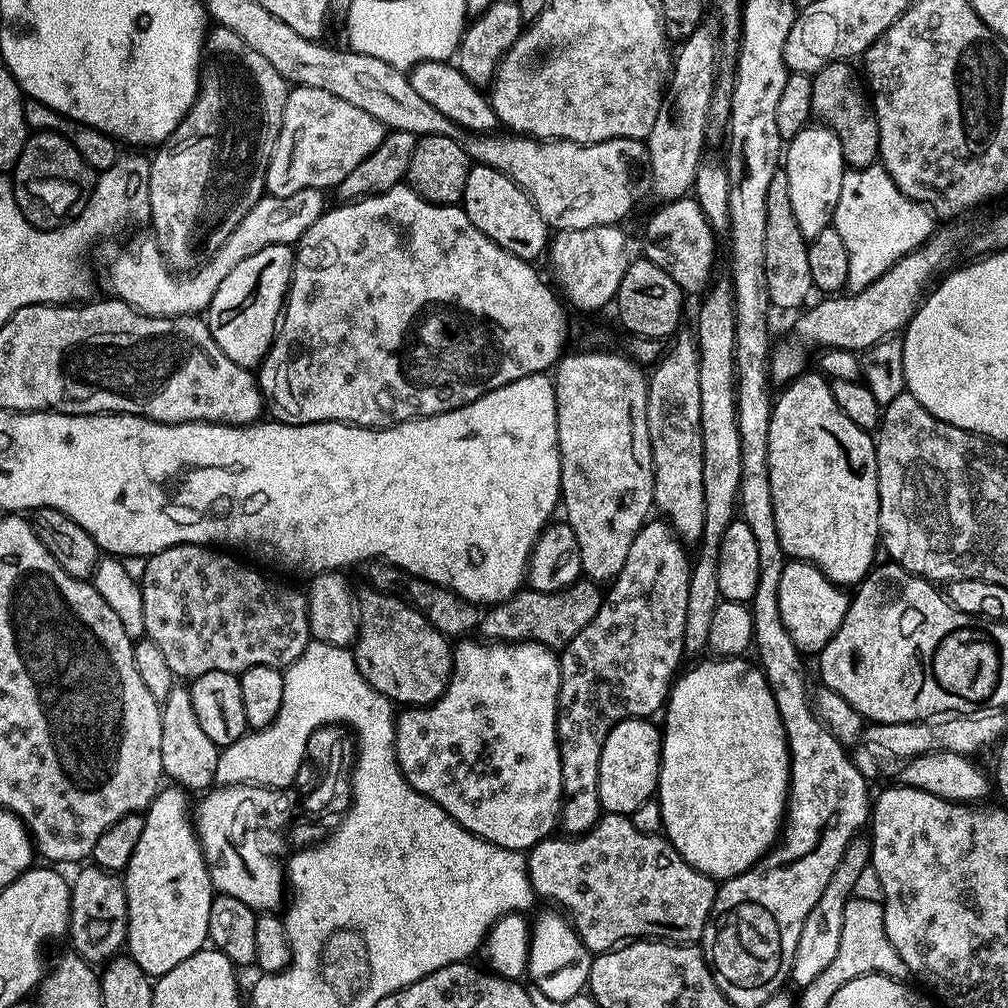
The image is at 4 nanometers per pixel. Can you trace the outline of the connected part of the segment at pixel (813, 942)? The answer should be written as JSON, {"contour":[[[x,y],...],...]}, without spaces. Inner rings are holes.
{"contour":[[[853,840],[848,844],[843,860],[835,868],[834,874],[830,876],[822,897],[818,898],[817,905],[810,910],[806,921],[802,924],[802,931],[798,936],[798,944],[795,946],[795,954],[789,972],[791,981],[795,981],[797,987],[809,985],[834,960],[842,934],[845,904],[848,899],[851,899],[855,879],[862,874],[862,870],[869,867],[870,863],[871,847],[865,841],[862,843],[859,840]]]}

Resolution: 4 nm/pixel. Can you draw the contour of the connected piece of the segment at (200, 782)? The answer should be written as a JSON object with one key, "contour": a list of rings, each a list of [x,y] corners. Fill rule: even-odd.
{"contour":[[[173,686],[170,694],[162,701],[160,709],[162,718],[162,766],[164,776],[173,785],[181,786],[186,790],[192,788],[213,787],[216,771],[218,770],[218,758],[220,748],[202,730],[202,722],[198,722],[198,714],[194,712],[192,693],[187,687]]]}

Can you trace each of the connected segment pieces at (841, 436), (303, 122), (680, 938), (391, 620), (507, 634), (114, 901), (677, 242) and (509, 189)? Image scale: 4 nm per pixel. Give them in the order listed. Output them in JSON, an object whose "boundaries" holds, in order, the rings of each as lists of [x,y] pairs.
{"boundaries":[[[[801,374],[791,381],[783,389],[784,392],[775,397],[772,405],[772,417],[770,418],[770,458],[768,459],[768,465],[770,466],[770,498],[774,498],[774,522],[778,522],[778,542],[782,546],[785,557],[794,560],[803,560],[805,562],[811,562],[820,569],[821,572],[826,574],[826,578],[830,578],[834,583],[841,586],[859,585],[860,581],[872,571],[874,565],[877,563],[878,557],[876,557],[876,548],[878,552],[878,545],[880,544],[880,495],[878,494],[878,462],[876,461],[876,441],[865,429],[854,426],[854,422],[850,422],[850,418],[846,418],[846,414],[842,414],[842,406],[838,406],[838,402],[834,402],[834,394],[832,393],[832,385],[823,375],[815,374],[816,376],[808,376],[809,374]]],[[[293,87],[286,98],[278,142],[274,142],[274,154],[270,154],[270,162],[266,170],[264,186],[267,195],[289,196],[306,188],[335,189],[342,182],[342,178],[346,178],[346,174],[350,174],[350,170],[358,166],[358,162],[362,162],[367,156],[374,154],[374,150],[378,150],[385,135],[384,125],[378,122],[378,118],[366,114],[366,110],[358,110],[358,106],[350,106],[350,102],[342,102],[342,98],[326,90]]],[[[604,814],[601,815],[600,821],[588,832],[573,835],[571,838],[564,838],[568,840],[556,839],[539,840],[535,846],[527,849],[528,877],[532,883],[532,891],[539,899],[541,896],[542,899],[549,900],[552,903],[549,905],[555,906],[561,913],[570,917],[573,928],[580,935],[580,941],[587,946],[589,952],[593,954],[610,952],[613,948],[637,938],[663,938],[668,942],[696,942],[703,937],[704,928],[708,924],[708,917],[712,915],[712,907],[716,901],[717,885],[712,877],[687,864],[678,854],[678,850],[672,844],[669,844],[663,835],[651,836],[642,830],[638,830],[627,816]]],[[[368,590],[360,596],[360,632],[354,645],[356,665],[374,690],[397,705],[433,704],[452,678],[453,651],[449,637],[443,636],[407,599],[399,600],[388,590]]],[[[580,578],[577,584],[561,586],[556,592],[534,592],[521,590],[509,600],[493,604],[481,615],[478,629],[481,637],[492,642],[519,642],[537,640],[539,644],[553,650],[563,649],[564,645],[577,636],[598,614],[602,599],[601,585],[587,578]]],[[[89,866],[71,881],[72,913],[68,923],[68,936],[75,955],[89,962],[107,962],[125,947],[128,939],[128,903],[119,875],[104,871],[101,867]]],[[[695,198],[669,200],[661,203],[659,207],[644,228],[643,259],[662,266],[662,270],[666,270],[666,274],[670,274],[674,282],[678,282],[681,292],[703,293],[713,279],[717,233],[713,232],[706,214],[702,214]]],[[[473,163],[466,178],[462,207],[470,222],[474,222],[486,238],[502,246],[502,250],[529,262],[535,261],[535,256],[545,255],[550,244],[550,227],[531,197],[506,174],[485,164]]]]}

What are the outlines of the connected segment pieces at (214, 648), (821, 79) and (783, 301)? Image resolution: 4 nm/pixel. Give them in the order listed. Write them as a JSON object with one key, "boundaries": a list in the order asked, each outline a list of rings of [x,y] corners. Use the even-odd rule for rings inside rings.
{"boundaries":[[[[175,544],[143,561],[144,577],[141,575],[138,583],[142,594],[144,636],[166,654],[166,666],[170,666],[173,677],[195,678],[214,670],[239,674],[254,666],[283,670],[293,664],[310,643],[312,631],[307,595],[288,584],[267,580],[259,567],[243,564],[235,558],[240,559],[212,546]]],[[[835,60],[826,65],[822,71],[812,76],[812,115],[826,128],[833,128],[844,147],[844,163],[848,168],[865,168],[877,163],[880,155],[880,131],[876,121],[876,113],[870,103],[865,81],[861,73],[852,69],[853,65],[846,60]]],[[[782,170],[776,171],[766,194],[766,286],[777,309],[796,308],[814,292],[808,241],[802,230],[798,230],[798,218],[794,218],[794,209],[790,206],[790,186]]]]}

